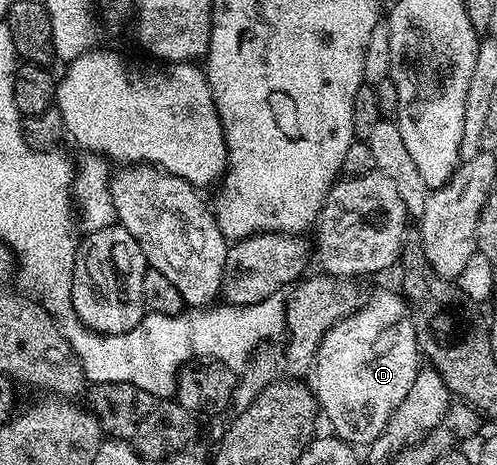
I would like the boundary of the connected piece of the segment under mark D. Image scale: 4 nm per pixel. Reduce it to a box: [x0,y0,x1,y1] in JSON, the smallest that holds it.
[314,289,422,447]

